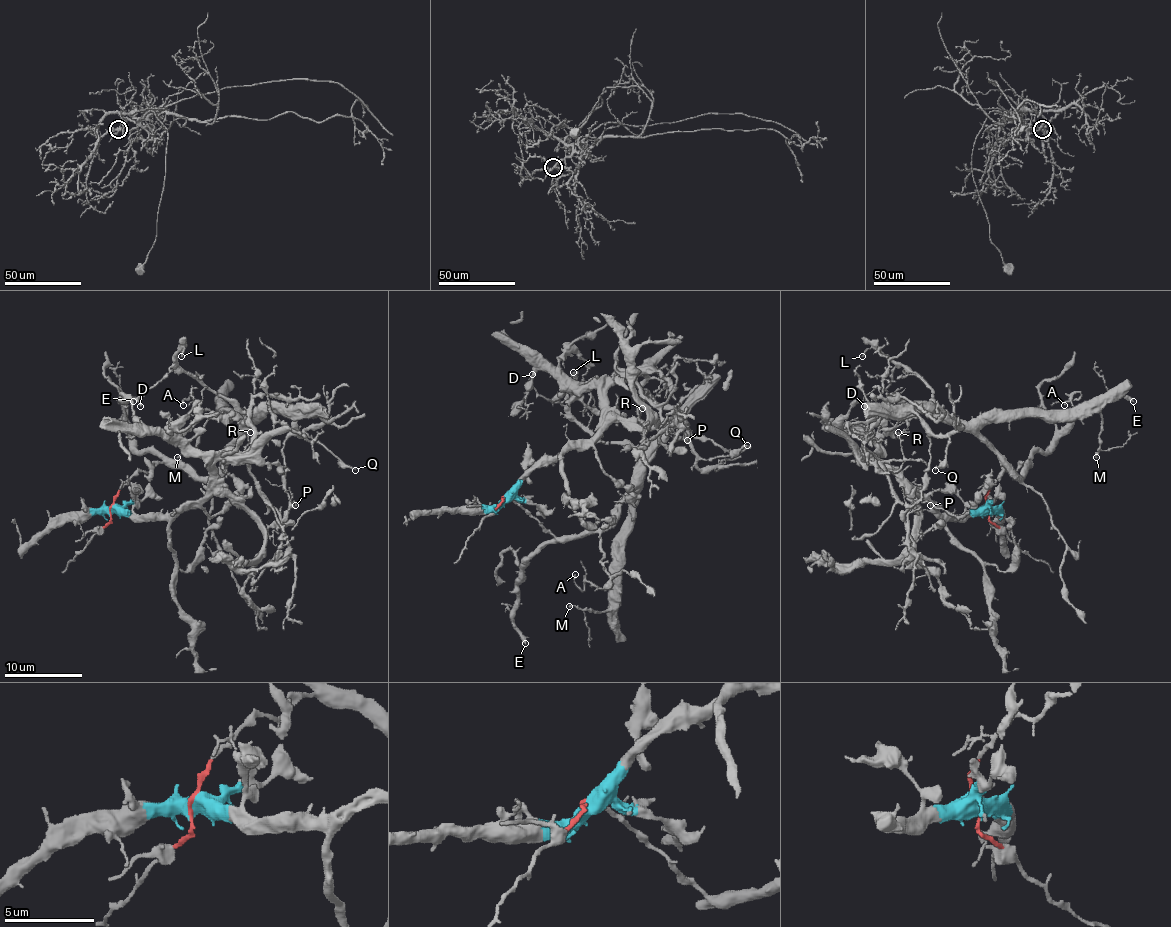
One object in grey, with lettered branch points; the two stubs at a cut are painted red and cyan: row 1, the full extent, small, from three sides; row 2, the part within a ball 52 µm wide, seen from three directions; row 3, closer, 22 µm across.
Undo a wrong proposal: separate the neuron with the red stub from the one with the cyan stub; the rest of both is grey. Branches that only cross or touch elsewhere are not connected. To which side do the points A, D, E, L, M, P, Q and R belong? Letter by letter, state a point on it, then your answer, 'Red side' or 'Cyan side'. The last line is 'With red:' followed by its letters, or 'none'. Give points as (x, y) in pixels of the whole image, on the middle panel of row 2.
A: Place: (575, 574). Red side
D: Place: (532, 374). Red side
E: Place: (525, 643). Red side
L: Place: (573, 372). Red side
M: Place: (569, 606). Red side
P: Place: (687, 440). Red side
Q: Place: (747, 445). Red side
R: Place: (642, 408). Cyan side
With red: A, D, E, L, M, P, Q

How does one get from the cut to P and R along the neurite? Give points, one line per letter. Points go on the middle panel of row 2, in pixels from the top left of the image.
P: (502, 498), (556, 537), (583, 537), (612, 517), (678, 422), (686, 432), (674, 440), (688, 440)
R: (504, 498), (533, 469), (581, 447), (599, 430), (602, 395), (618, 382), (637, 385), (637, 413), (641, 409)

